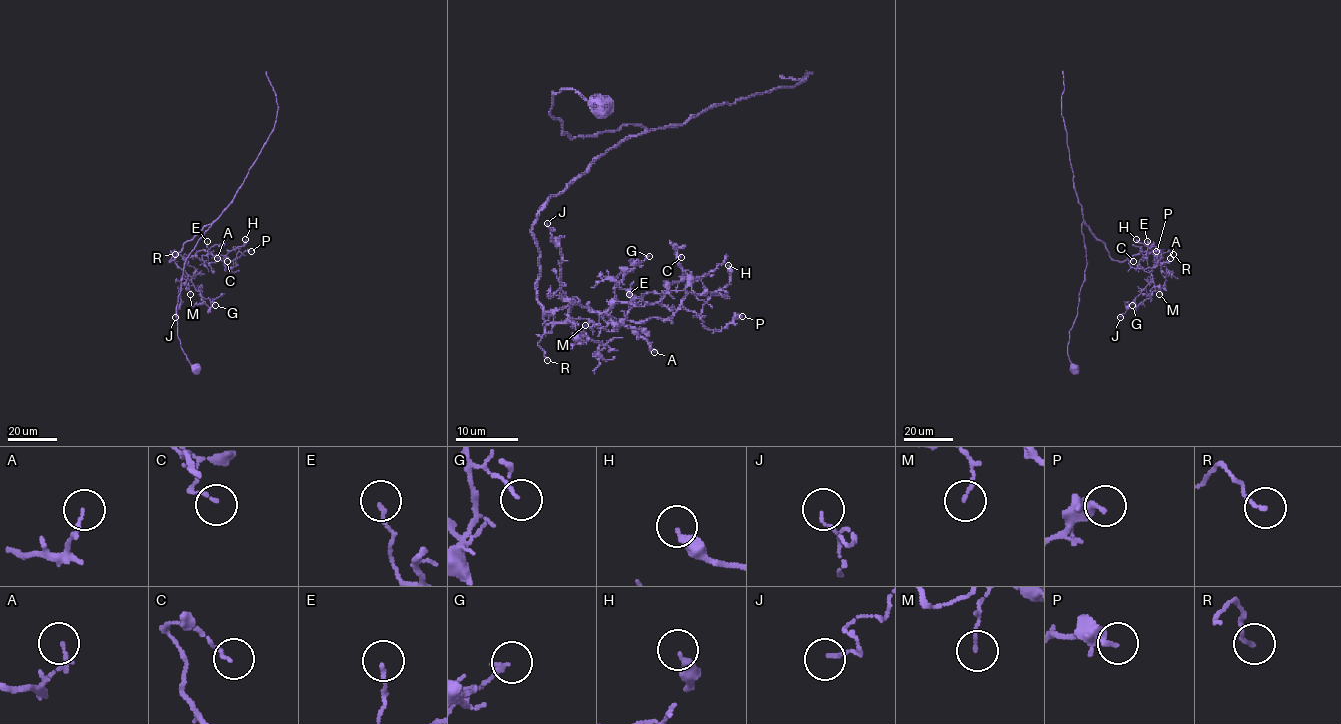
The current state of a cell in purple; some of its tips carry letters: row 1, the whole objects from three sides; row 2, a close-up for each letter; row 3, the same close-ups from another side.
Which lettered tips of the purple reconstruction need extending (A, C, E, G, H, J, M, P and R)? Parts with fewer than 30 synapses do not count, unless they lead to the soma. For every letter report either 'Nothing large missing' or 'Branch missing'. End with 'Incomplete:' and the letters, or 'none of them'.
A: Nothing large missing
C: Nothing large missing
E: Nothing large missing
G: Nothing large missing
H: Nothing large missing
J: Nothing large missing
M: Nothing large missing
P: Nothing large missing
R: Nothing large missing
Incomplete: none of them

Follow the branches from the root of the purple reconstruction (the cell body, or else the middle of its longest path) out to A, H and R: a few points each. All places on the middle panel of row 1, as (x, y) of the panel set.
A: (599, 105), (561, 89), (550, 115), (644, 130), (539, 212), (536, 300), (654, 352)
H: (599, 105), (561, 89), (550, 115), (644, 130), (539, 212), (542, 319), (613, 331), (728, 265)
R: (599, 105), (561, 89), (550, 115), (571, 138), (644, 130), (553, 195), (533, 226), (547, 360)

